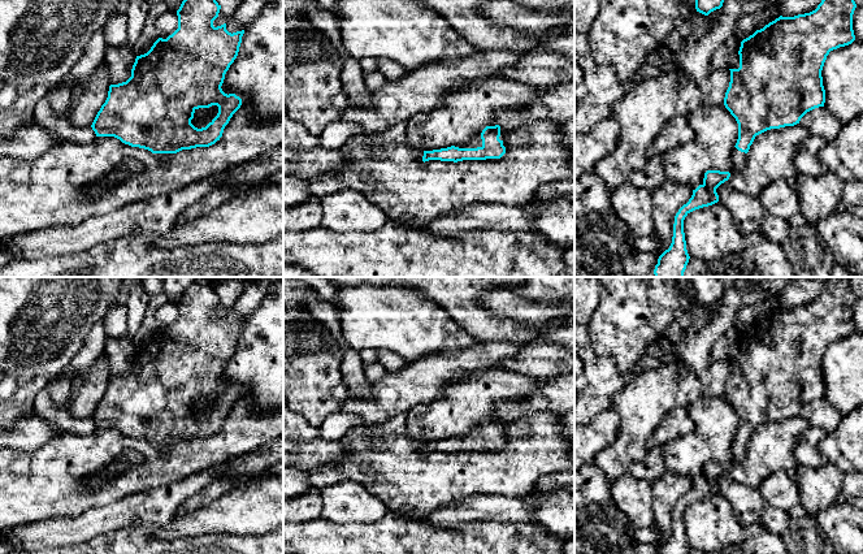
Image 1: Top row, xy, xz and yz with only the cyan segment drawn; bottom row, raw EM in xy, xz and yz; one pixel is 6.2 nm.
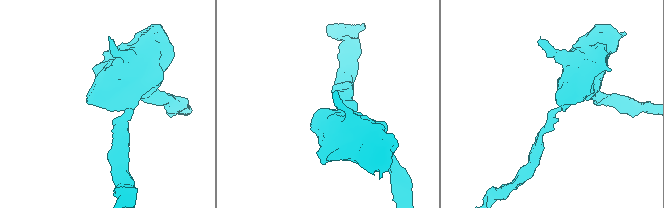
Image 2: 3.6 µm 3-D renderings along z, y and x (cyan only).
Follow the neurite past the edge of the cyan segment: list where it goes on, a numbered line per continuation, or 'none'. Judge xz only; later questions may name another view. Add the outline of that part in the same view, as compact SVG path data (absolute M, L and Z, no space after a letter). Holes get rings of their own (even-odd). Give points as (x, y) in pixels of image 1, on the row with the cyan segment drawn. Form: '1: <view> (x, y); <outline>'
1: xz (476, 142); M476 137L470 140L468 140L467 143L463 143L463 144L457 144L455 147L459 147L459 148L477 148L477 147L482 147L482 139L480 137Z

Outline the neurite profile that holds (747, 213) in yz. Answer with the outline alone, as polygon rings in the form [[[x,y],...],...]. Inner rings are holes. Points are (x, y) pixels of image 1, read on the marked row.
[[[728,181],[721,183],[716,192],[719,203],[728,208],[736,228],[742,235],[749,237],[754,233],[762,233],[766,209],[759,199],[734,190]]]

